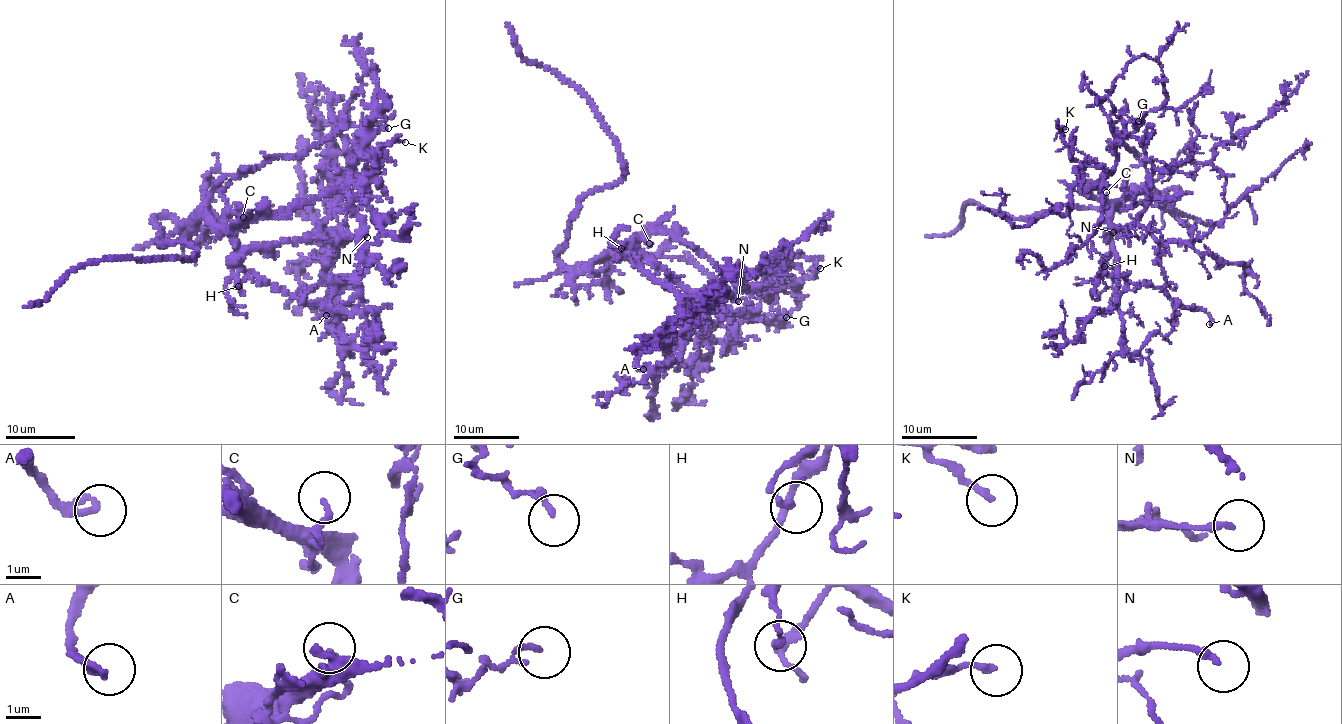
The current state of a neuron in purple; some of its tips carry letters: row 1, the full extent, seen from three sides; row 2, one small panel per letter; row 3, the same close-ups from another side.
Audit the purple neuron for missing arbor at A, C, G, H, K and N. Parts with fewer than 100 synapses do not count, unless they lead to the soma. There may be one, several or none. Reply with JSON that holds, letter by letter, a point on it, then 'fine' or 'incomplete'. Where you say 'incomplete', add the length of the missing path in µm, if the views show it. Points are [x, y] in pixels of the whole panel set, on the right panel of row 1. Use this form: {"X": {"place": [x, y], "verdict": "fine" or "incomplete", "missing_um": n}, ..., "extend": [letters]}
{"A": {"place": [1209, 324], "verdict": "fine"}, "C": {"place": [1106, 192], "verdict": "fine"}, "G": {"place": [1138, 121], "verdict": "fine"}, "H": {"place": [1104, 266], "verdict": "fine"}, "K": {"place": [1065, 129], "verdict": "fine"}, "N": {"place": [1113, 232], "verdict": "fine"}, "extend": []}

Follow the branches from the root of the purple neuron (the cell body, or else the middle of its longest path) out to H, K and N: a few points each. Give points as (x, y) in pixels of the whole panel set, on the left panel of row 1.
H: (187, 219), (211, 221), (212, 225), (226, 229), (235, 244), (238, 286)
K: (187, 219), (239, 226), (291, 210), (353, 182), (365, 182), (376, 153), (405, 142)
N: (187, 219), (198, 218), (220, 225), (242, 246), (300, 242), (320, 235), (334, 242), (347, 236), (367, 237)

